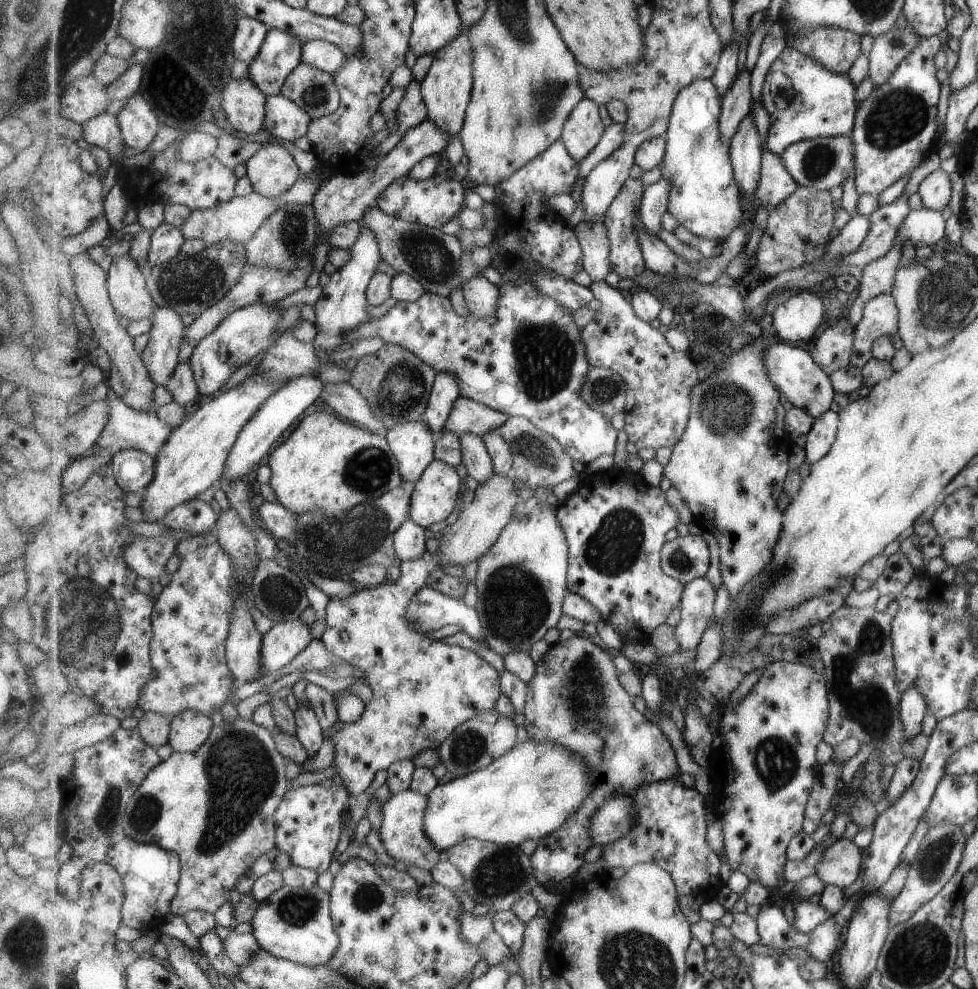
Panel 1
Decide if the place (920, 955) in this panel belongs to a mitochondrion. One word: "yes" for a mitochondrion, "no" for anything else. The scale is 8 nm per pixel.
yes

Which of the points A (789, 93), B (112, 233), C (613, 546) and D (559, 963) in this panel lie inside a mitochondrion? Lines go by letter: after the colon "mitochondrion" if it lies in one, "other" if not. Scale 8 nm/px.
A: mitochondrion
B: other
C: mitochondrion
D: other

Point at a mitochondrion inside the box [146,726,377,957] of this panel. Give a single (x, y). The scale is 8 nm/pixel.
(296, 909)

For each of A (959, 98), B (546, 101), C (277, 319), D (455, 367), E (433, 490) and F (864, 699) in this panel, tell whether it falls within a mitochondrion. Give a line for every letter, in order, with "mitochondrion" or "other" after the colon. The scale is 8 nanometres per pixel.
A: other
B: mitochondrion
C: other
D: other
E: other
F: mitochondrion

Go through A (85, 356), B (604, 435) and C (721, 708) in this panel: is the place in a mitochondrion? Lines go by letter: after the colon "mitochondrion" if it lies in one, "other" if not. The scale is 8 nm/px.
A: other
B: other
C: other

